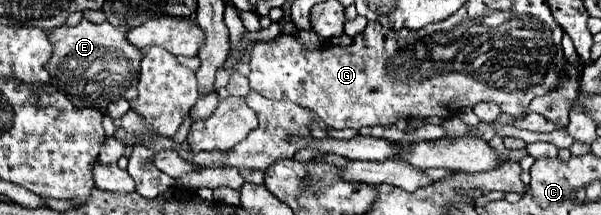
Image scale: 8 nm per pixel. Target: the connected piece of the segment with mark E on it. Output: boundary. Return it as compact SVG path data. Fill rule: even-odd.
M81 20L73 28L61 26L57 30L51 30L49 38L53 44L53 56L47 62L51 84L79 108L107 108L107 104L113 100L133 100L137 96L137 78L141 70L139 64L143 60L143 52L131 46L131 42L127 42L127 30L127 26L111 26L109 22L91 24L87 20Z

